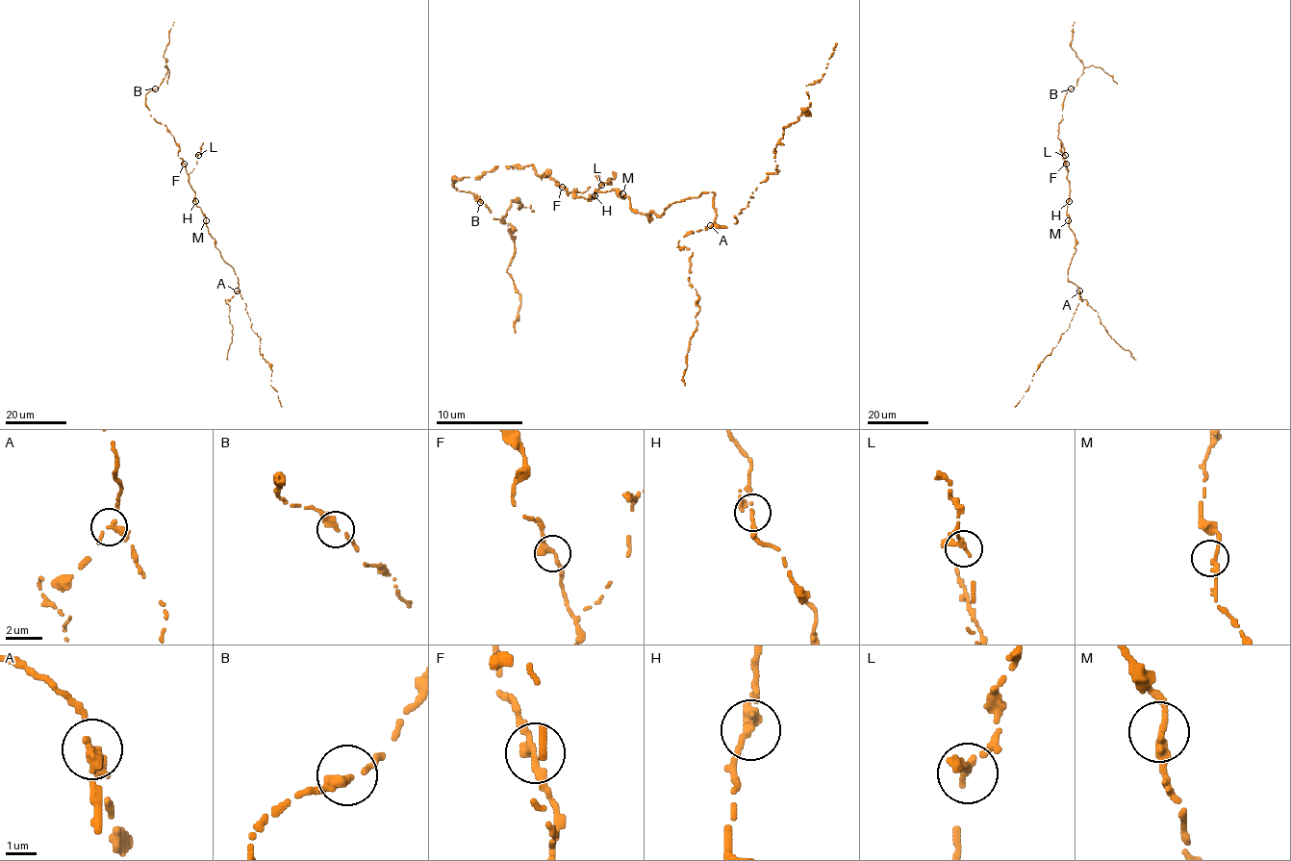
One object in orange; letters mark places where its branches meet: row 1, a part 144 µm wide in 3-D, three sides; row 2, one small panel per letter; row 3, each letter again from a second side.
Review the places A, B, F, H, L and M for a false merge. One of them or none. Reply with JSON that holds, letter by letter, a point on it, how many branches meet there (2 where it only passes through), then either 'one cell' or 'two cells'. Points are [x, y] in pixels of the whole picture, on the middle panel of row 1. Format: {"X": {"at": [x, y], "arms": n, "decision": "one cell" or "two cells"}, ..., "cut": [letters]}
{"A": {"at": [710, 225], "arms": 2, "decision": "two cells"}, "B": {"at": [480, 202], "arms": 2, "decision": "one cell"}, "F": {"at": [562, 187], "arms": 2, "decision": "one cell"}, "H": {"at": [594, 195], "arms": 2, "decision": "one cell"}, "L": {"at": [601, 185], "arms": 2, "decision": "one cell"}, "M": {"at": [622, 193], "arms": 2, "decision": "one cell"}, "cut": ["A"]}

